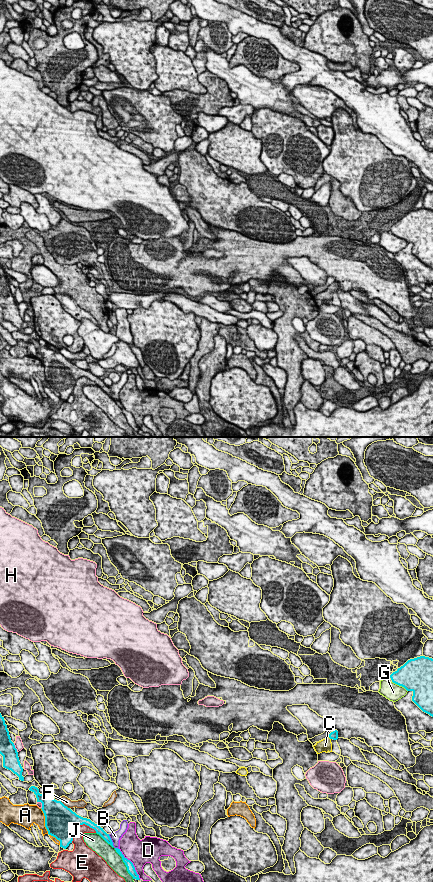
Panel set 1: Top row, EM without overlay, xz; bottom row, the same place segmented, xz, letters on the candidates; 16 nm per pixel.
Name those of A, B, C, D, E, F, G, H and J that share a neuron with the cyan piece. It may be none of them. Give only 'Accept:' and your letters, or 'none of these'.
Accept: C

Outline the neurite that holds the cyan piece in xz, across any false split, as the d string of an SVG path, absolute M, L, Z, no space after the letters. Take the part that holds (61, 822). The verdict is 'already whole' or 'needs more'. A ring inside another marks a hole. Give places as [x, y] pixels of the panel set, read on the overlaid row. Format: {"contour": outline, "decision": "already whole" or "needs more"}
{"contour": "M31 786L29 790L36 795L37 802L42 803L41 809L45 816L45 827L49 835L60 841L60 847L66 849L72 843L77 827L83 824L94 829L108 844L114 847L109 834L99 825L90 819L77 815L61 801L46 794L40 794L37 787Z", "decision": "already whole"}

